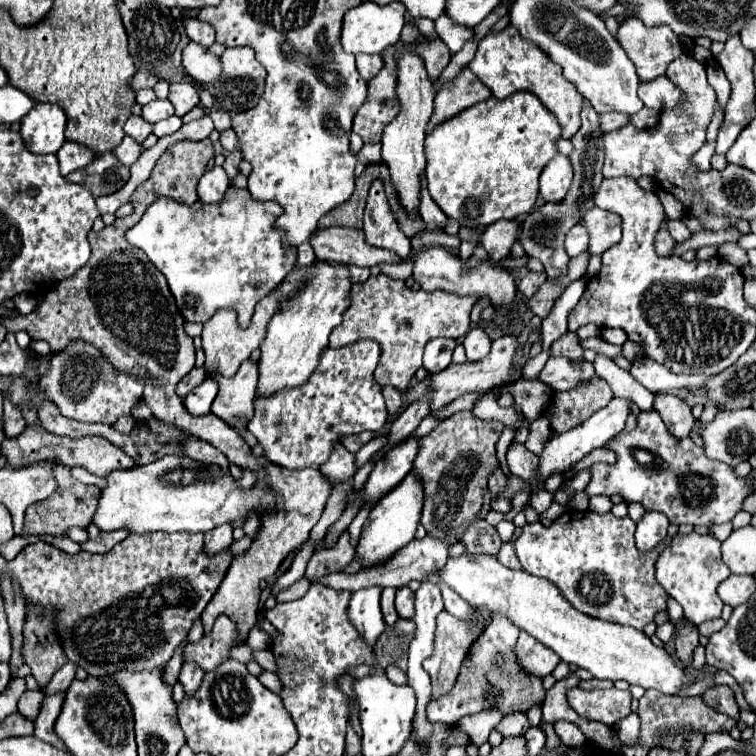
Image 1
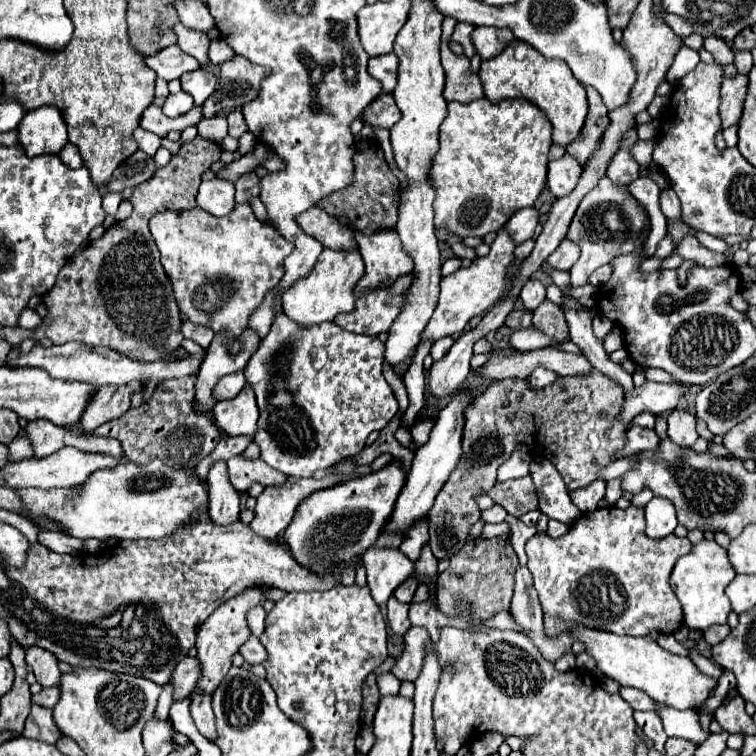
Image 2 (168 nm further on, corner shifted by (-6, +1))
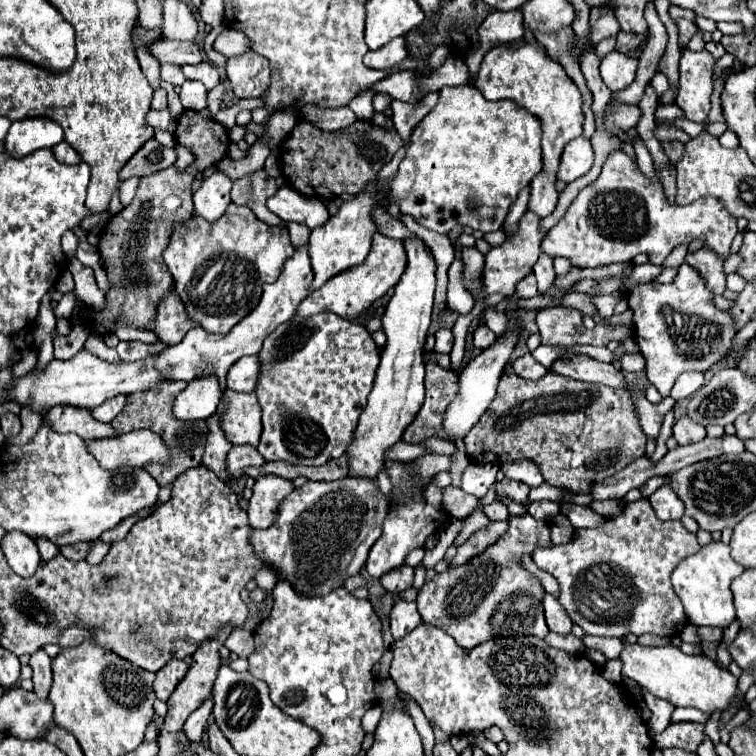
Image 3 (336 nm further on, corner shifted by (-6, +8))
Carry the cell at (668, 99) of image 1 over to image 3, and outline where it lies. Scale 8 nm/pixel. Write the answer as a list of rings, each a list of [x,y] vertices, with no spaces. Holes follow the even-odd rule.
[[[659,71],[655,73],[655,75],[650,81],[650,84],[653,86],[658,96],[661,96],[670,87],[667,77]]]

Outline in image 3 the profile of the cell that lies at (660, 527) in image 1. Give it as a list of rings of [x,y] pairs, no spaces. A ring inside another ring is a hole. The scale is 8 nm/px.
[[[662,485],[658,487],[648,501],[652,503],[652,509],[656,511],[658,519],[668,521],[668,519],[680,519],[684,515],[684,503],[678,499],[678,495],[672,491],[672,487]]]

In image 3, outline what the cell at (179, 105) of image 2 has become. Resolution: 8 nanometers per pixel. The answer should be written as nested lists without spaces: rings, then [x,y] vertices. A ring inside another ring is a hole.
[[[184,81],[182,91],[180,91],[180,101],[182,101],[184,109],[194,109],[194,111],[206,109],[206,97],[208,97],[208,91],[202,83]]]

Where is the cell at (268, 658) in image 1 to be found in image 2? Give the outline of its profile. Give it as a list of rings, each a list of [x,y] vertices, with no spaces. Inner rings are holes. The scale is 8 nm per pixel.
[[[252,636],[252,638],[242,646],[240,654],[244,656],[244,660],[246,660],[248,664],[262,664],[262,662],[266,660],[266,648],[262,646],[262,642],[260,642],[256,636]]]

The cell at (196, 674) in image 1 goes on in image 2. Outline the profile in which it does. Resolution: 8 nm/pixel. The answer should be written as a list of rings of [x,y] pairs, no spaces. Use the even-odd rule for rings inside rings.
[[[194,690],[190,694],[190,698],[192,698],[190,712],[192,712],[192,718],[196,722],[196,728],[200,730],[202,736],[212,740],[216,736],[216,724],[214,724],[214,712],[210,706],[210,696]]]

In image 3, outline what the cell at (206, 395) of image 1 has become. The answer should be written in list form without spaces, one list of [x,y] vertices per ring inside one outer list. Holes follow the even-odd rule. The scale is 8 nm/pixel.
[[[242,357],[228,371],[228,389],[238,393],[252,393],[258,381],[258,357]]]

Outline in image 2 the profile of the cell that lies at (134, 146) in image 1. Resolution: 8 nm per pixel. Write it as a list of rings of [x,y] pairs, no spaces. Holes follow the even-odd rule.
[[[136,128],[134,130],[134,140],[138,142],[138,148],[140,150],[144,150],[144,154],[146,156],[154,156],[156,154],[156,150],[162,146],[160,142],[162,142],[162,138],[160,136],[156,136],[156,134],[152,134],[152,132],[146,132],[146,130],[142,130],[142,128]]]

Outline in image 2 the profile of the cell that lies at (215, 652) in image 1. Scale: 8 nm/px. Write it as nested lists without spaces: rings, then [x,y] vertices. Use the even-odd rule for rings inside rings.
[[[192,656],[182,658],[170,678],[174,684],[174,700],[190,696],[190,692],[196,688],[198,678],[202,678],[202,668],[198,658],[192,658]]]

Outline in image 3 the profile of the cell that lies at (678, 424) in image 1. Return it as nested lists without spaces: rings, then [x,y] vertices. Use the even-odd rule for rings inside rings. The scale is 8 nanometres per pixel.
[[[682,417],[674,423],[672,427],[674,439],[678,441],[678,445],[690,445],[690,443],[698,443],[706,437],[706,429],[694,421],[690,421],[688,417]]]

